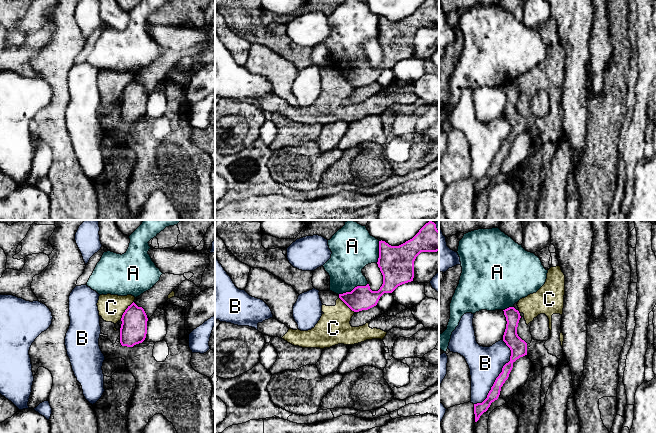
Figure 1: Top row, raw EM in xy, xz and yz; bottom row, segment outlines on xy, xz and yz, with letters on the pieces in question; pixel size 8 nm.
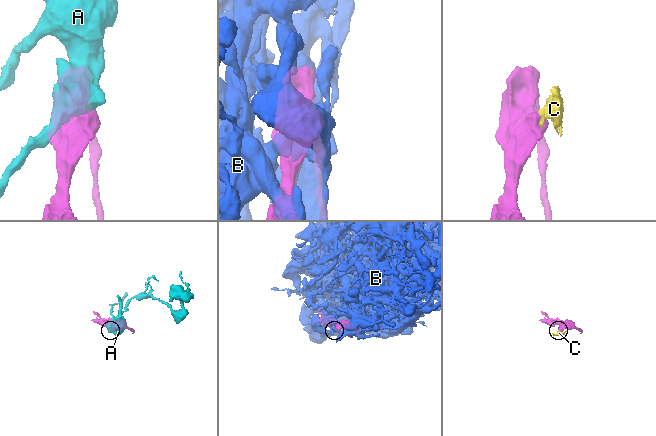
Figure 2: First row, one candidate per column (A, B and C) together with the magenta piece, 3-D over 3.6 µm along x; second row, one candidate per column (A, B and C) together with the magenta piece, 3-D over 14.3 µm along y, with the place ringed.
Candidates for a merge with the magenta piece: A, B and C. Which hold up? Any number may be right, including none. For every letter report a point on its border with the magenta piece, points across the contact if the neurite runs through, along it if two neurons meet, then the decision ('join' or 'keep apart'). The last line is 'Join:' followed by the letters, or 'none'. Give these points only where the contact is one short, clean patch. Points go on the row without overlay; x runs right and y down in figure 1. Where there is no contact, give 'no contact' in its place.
A: contact xz (353, 65); keep apart
B: contact yz (499, 150); keep apart
C: contact xy (125, 86); border xy (133, 77), (120, 95); keep apart
Join: none

